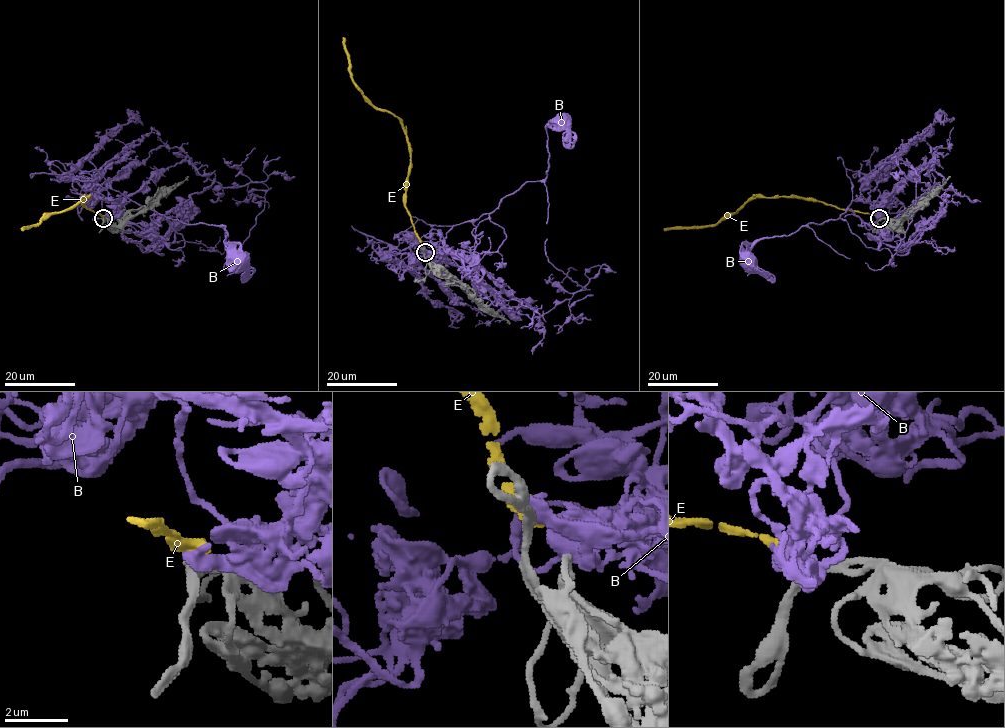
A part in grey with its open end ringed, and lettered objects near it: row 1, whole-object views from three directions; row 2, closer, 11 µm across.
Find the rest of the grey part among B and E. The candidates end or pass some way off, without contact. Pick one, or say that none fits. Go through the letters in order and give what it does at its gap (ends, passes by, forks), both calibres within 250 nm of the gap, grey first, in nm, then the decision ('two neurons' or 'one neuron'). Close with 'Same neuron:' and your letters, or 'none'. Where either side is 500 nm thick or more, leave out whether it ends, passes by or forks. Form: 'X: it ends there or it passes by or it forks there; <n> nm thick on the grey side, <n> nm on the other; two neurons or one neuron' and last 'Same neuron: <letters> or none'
B: 260 nm thick on the grey side, 550 nm on the other; one neuron
E: 260 nm thick on the grey side, 500 nm on the other; two neurons
Same neuron: B

